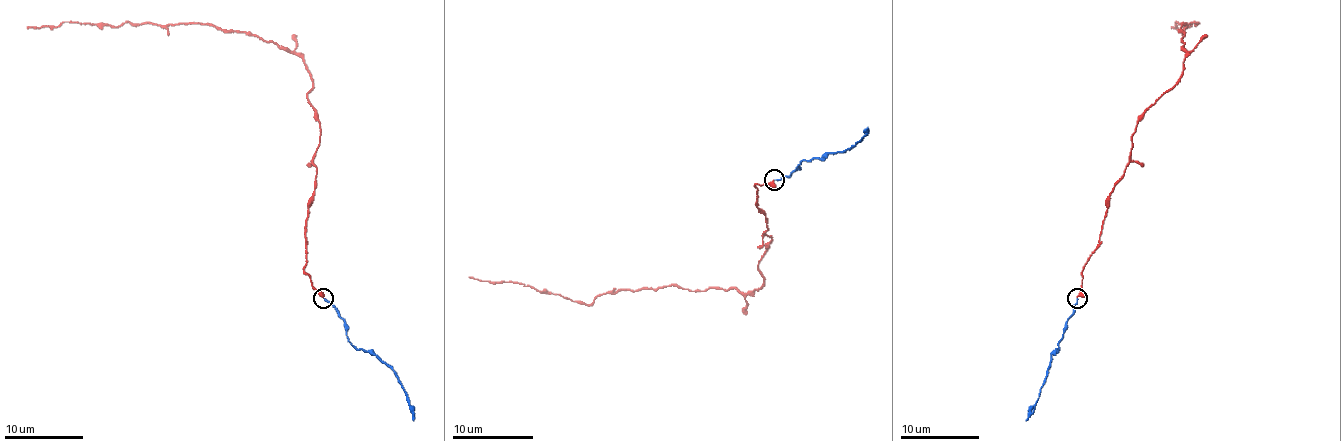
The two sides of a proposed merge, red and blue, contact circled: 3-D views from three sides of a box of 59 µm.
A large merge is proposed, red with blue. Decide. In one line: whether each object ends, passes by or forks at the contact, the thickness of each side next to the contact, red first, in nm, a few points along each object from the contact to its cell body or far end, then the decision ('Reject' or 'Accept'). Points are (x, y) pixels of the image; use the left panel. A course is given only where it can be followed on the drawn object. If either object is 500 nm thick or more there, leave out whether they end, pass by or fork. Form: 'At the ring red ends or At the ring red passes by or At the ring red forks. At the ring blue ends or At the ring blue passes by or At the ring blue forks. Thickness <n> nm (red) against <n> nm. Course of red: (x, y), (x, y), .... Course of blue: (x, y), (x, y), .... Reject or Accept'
At the ring red passes by. At the ring blue ends. Thickness 220 nm (red) against 150 nm. Course of red: (322, 298), (305, 267), (321, 126), (307, 98), (313, 83), (303, 59), (256, 36), (207, 24), (26, 26). Course of blue: (322, 298), (344, 322), (346, 338), (358, 349), (371, 349), (393, 371), (411, 408), (413, 420). Accept

